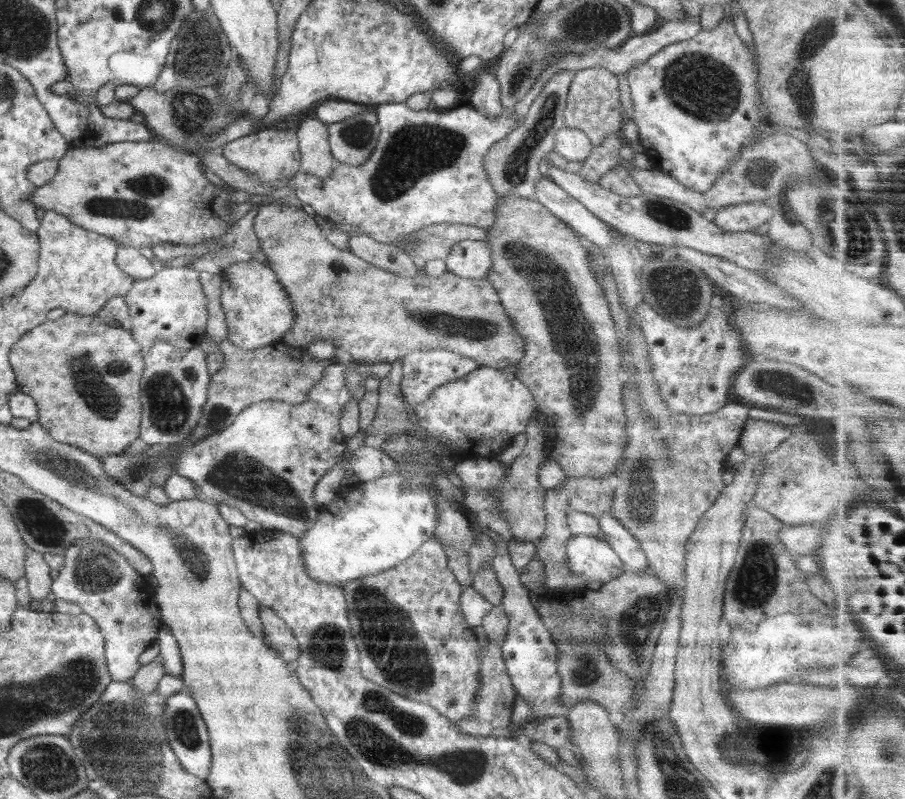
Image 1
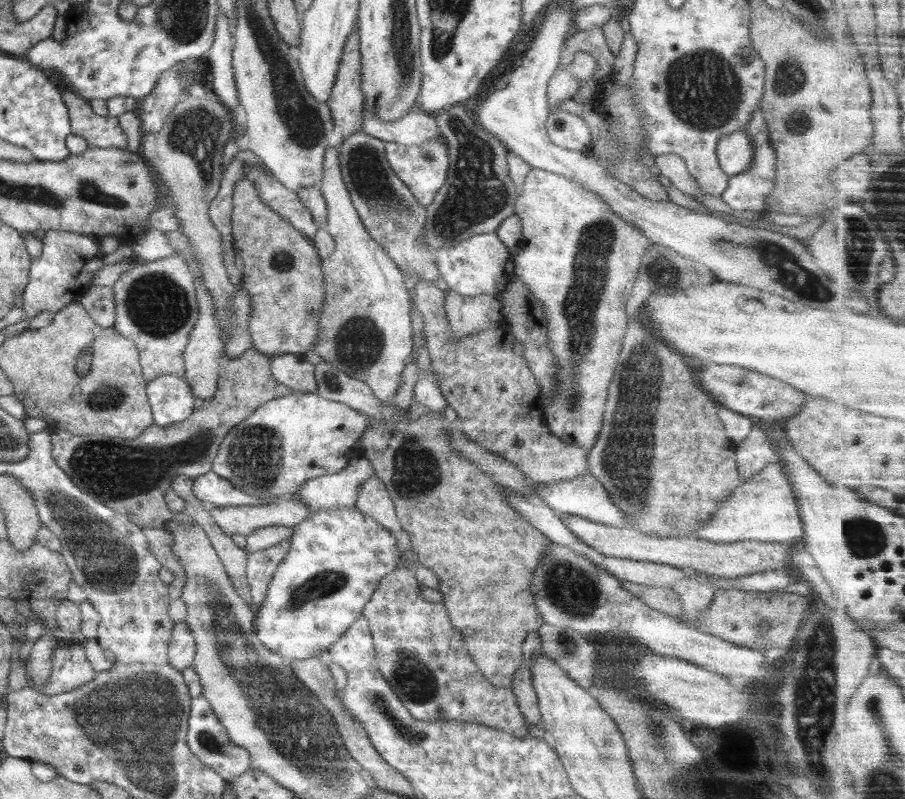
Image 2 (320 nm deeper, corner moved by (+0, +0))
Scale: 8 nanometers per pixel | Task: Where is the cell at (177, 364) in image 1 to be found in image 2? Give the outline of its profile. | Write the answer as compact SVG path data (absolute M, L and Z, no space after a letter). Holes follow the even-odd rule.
M160 375L146 385L153 423L167 427L191 417L199 402L184 378Z

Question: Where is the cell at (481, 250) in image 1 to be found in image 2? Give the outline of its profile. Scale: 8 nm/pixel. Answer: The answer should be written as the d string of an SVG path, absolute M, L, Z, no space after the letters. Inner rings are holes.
M495 233L476 234L452 246L439 248L434 256L441 278L446 281L449 290L462 296L498 296L515 279L514 255Z

